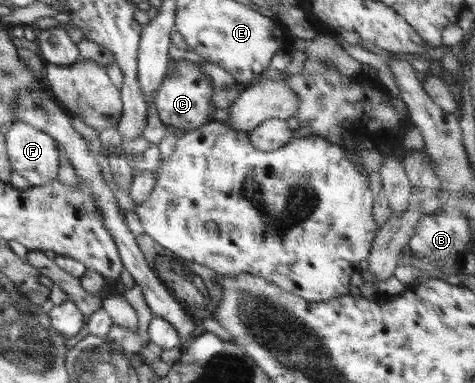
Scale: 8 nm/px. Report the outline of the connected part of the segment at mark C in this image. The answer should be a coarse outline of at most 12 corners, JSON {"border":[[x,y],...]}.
{"border":[[174,54],[155,93],[160,120],[183,135],[213,121],[211,80]]}

